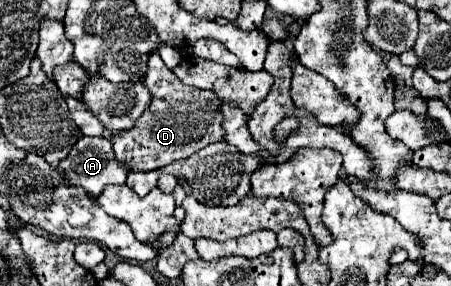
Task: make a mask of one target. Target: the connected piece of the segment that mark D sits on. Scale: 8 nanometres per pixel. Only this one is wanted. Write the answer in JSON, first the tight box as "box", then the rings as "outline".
{"box":[112,54,224,172],"outline":[[[158,54],[148,60],[148,74],[144,84],[152,96],[150,108],[138,118],[132,130],[112,136],[116,158],[122,160],[132,172],[150,172],[168,166],[170,162],[184,160],[212,142],[224,140],[222,132],[222,102],[210,90],[198,90],[182,84],[162,62]]]}

